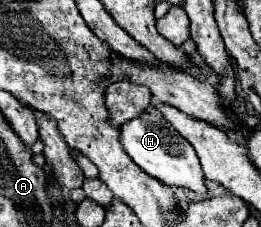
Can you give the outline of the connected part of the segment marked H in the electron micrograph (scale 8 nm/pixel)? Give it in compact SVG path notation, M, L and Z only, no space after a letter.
M146 109L138 117L120 125L118 131L120 131L120 145L142 171L150 173L152 177L160 179L166 185L182 185L190 187L196 193L206 193L204 175L196 151L182 135L176 133L176 129L160 113Z

